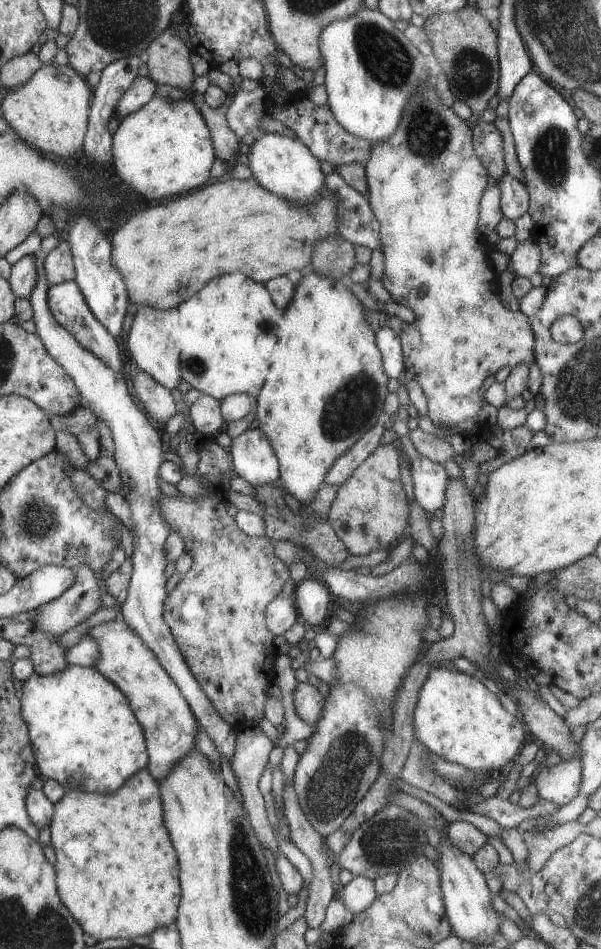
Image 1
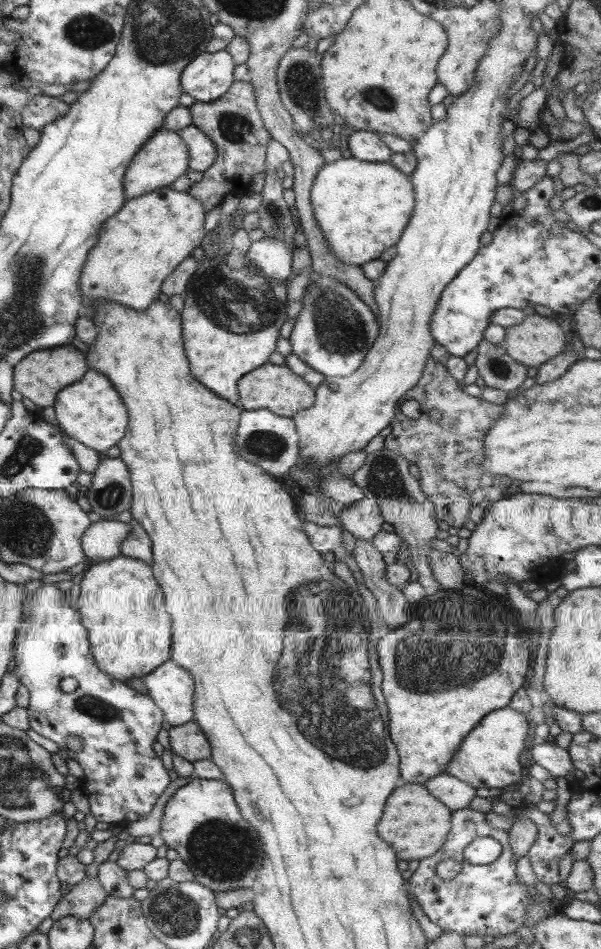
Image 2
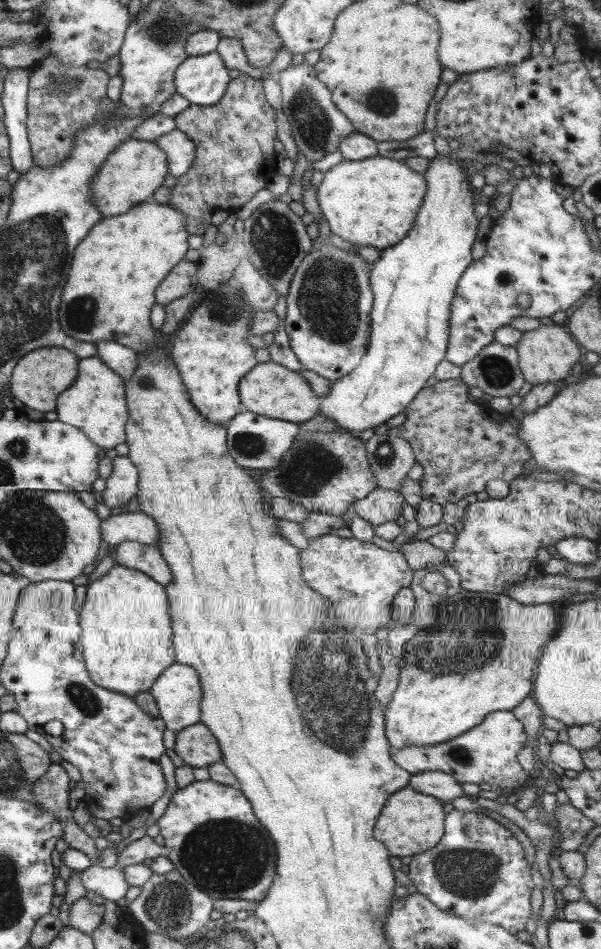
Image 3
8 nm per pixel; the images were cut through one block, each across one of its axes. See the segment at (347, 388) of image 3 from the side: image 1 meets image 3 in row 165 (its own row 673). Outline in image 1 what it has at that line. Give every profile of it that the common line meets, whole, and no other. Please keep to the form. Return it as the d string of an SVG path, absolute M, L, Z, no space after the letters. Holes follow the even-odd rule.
M449 664L432 665L427 679L419 690L413 714L413 737L444 762L454 763L469 771L499 773L515 760L523 748L525 732L518 715L511 715L501 707L498 698L482 682L455 670Z

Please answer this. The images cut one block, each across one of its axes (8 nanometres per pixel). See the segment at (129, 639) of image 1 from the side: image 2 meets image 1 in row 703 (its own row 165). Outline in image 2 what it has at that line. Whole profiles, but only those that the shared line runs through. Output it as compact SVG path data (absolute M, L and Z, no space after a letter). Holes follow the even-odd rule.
M159 128L133 155L131 163L124 173L124 200L133 199L148 192L170 186L187 171L188 153L179 136L172 131Z

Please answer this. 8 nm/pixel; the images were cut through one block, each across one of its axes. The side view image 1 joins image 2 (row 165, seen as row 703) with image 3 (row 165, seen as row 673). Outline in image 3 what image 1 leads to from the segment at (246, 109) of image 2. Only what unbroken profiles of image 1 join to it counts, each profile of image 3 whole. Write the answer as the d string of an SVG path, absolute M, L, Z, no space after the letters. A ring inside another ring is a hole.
M238 74L228 82L225 93L217 104L207 107L189 105L185 110L174 116L175 129L183 132L194 147L194 160L189 171L177 178L170 190L169 201L165 204L173 211L179 212L185 218L187 234L202 235L210 224L213 212L229 211L241 208L250 201L257 190L266 188L274 176L274 161L276 151L273 140L276 138L275 110L267 103L261 87L261 79Z

